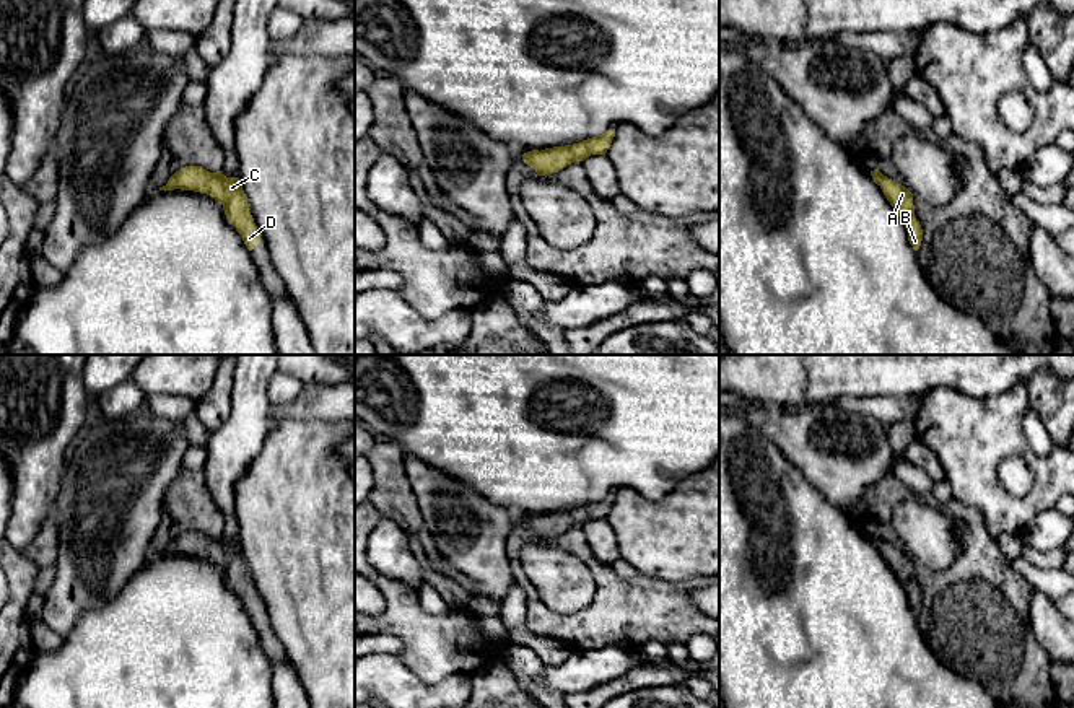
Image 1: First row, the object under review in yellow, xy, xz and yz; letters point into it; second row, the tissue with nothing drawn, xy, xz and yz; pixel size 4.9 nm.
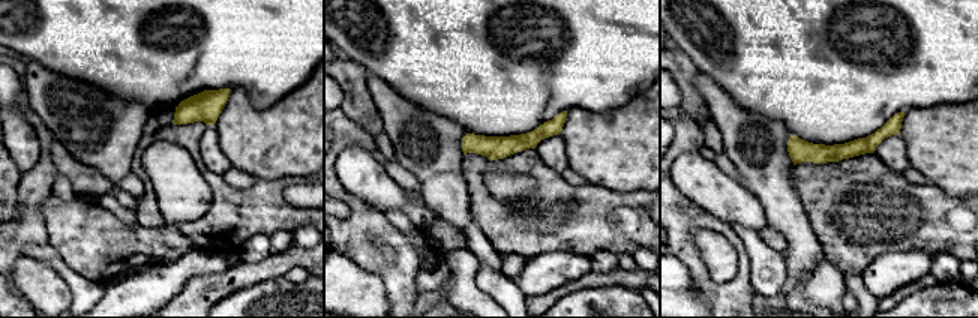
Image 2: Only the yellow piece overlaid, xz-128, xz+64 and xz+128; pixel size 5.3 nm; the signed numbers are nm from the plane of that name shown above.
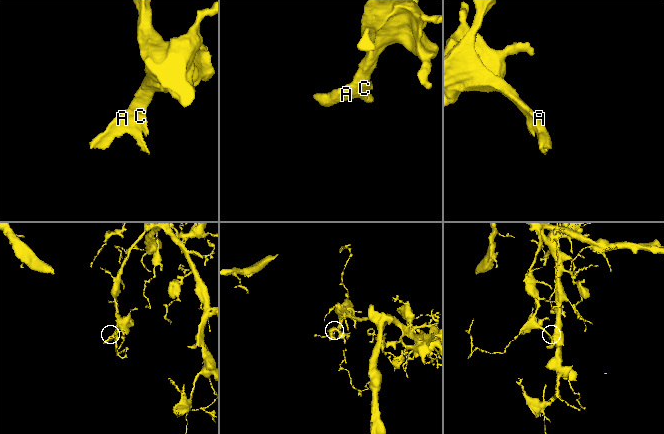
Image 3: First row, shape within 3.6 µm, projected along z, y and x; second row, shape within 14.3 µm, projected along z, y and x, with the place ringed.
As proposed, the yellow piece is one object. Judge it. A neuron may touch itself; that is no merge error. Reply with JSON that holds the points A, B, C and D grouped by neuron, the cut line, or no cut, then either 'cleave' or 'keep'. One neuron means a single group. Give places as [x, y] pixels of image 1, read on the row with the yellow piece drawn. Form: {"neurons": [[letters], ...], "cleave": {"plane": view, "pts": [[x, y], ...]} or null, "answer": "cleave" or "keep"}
{"neurons": [["A", "B", "C", "D"]], "cleave": null, "answer": "keep"}

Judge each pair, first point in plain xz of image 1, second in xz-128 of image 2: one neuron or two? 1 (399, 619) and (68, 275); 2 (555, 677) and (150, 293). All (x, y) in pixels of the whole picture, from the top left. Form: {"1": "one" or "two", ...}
{"1": "two", "2": "one"}

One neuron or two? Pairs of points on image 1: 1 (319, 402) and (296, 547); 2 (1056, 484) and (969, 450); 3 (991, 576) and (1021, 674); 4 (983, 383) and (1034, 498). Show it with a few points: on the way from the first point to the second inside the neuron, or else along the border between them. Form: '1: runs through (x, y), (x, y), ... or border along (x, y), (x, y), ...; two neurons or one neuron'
1: border along (277, 419), (318, 419), (337, 423); two neurons
2: runs through (1034, 461), (1021, 448), (991, 448); one neuron
3: runs through (991, 601), (991, 642), (998, 650); one neuron
4: border along (1024, 381), (990, 397), (970, 397), (952, 389); two neurons

